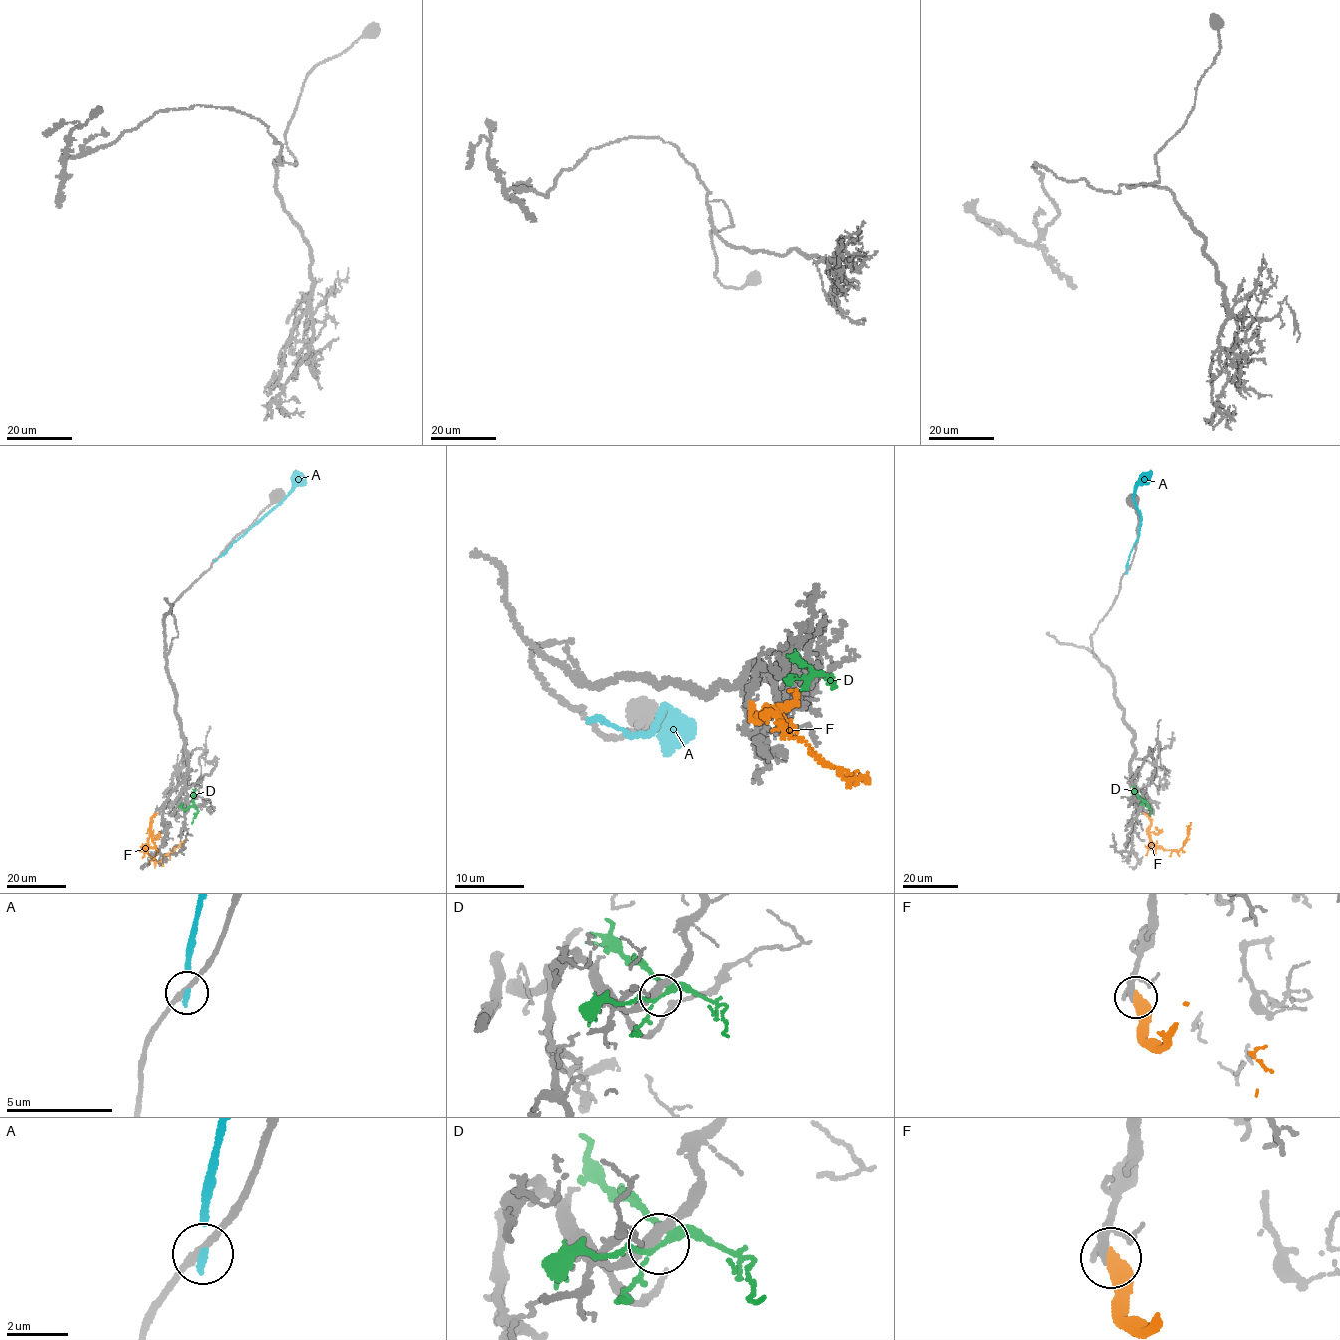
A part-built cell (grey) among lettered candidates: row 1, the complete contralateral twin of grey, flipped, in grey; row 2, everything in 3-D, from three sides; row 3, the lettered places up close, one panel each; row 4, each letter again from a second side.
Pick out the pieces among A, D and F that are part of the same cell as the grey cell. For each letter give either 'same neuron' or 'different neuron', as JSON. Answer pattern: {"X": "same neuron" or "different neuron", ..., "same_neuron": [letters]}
{"A": "different neuron", "D": "different neuron", "F": "same neuron", "same_neuron": ["F"]}

